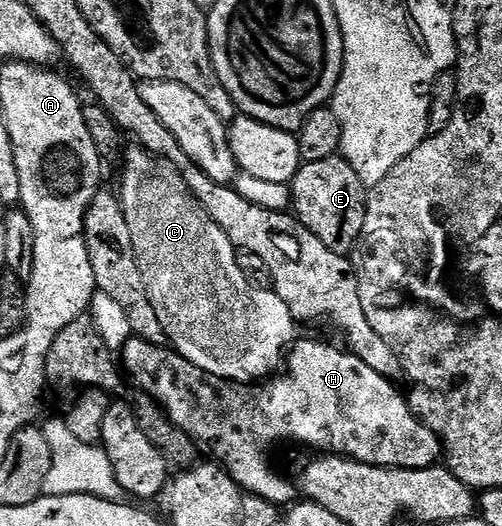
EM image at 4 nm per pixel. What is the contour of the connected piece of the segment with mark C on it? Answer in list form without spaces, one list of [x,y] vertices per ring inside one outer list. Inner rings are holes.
[[[136,144],[130,147],[125,154],[119,199],[127,216],[127,228],[131,228],[131,244],[135,248],[135,260],[143,276],[147,300],[151,300],[159,324],[163,324],[168,345],[215,378],[257,384],[276,375],[299,334],[291,308],[279,300],[273,289],[260,290],[249,283],[244,268],[237,263],[237,247],[227,232],[211,220],[207,208],[195,200],[180,172],[165,158],[156,158]]]

